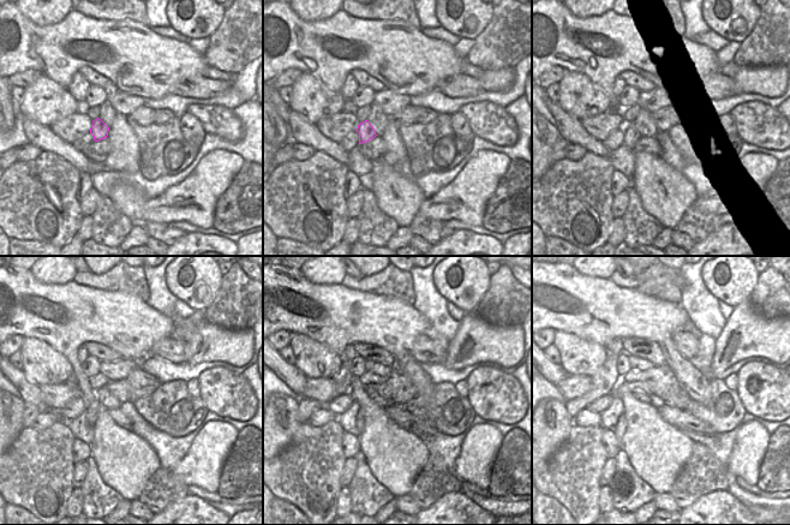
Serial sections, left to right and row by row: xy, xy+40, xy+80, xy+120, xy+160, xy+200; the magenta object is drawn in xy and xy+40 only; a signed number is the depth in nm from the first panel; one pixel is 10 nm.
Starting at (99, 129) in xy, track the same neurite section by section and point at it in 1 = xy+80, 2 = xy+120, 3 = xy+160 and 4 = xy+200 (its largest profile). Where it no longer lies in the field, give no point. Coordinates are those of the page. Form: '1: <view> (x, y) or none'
1: xy+80 (632, 135)
2: xy+120 (91, 411)
3: xy+160 (359, 417)
4: xy+200 (620, 429)

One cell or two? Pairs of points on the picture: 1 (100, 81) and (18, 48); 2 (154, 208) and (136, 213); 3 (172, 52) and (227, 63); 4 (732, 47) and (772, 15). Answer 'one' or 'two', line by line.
1: two
2: two
3: two
4: two

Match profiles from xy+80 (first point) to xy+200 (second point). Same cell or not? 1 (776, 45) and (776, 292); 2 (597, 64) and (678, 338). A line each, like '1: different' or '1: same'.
1: same
2: different

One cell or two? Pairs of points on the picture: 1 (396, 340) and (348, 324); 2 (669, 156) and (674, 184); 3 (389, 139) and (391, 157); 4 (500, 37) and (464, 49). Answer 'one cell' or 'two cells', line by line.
1: one cell
2: two cells
3: one cell
4: two cells

